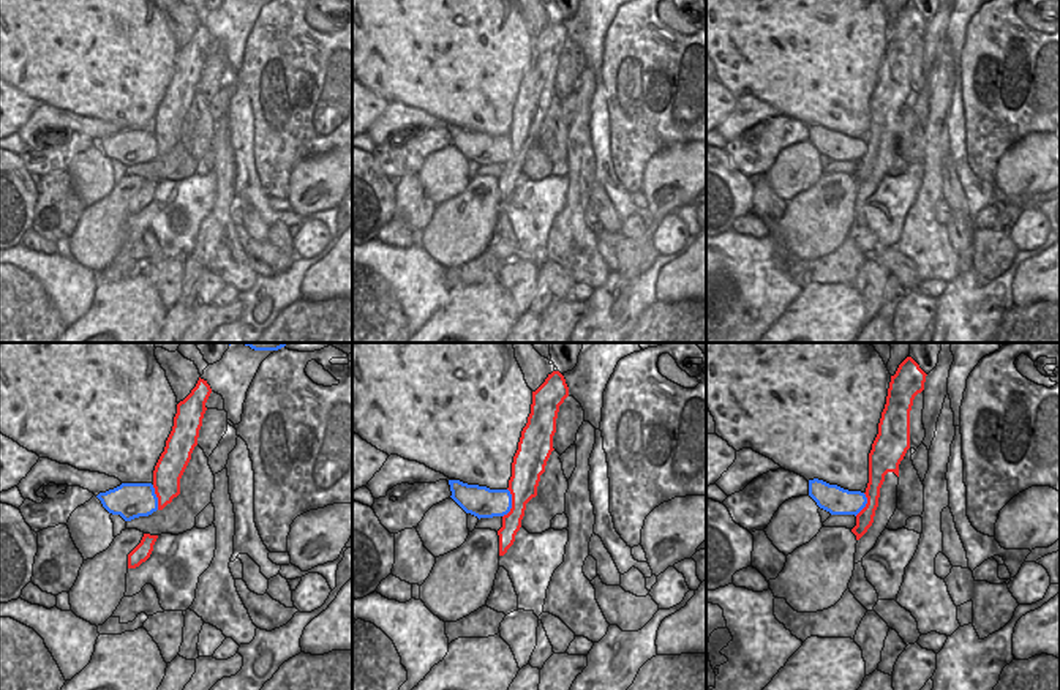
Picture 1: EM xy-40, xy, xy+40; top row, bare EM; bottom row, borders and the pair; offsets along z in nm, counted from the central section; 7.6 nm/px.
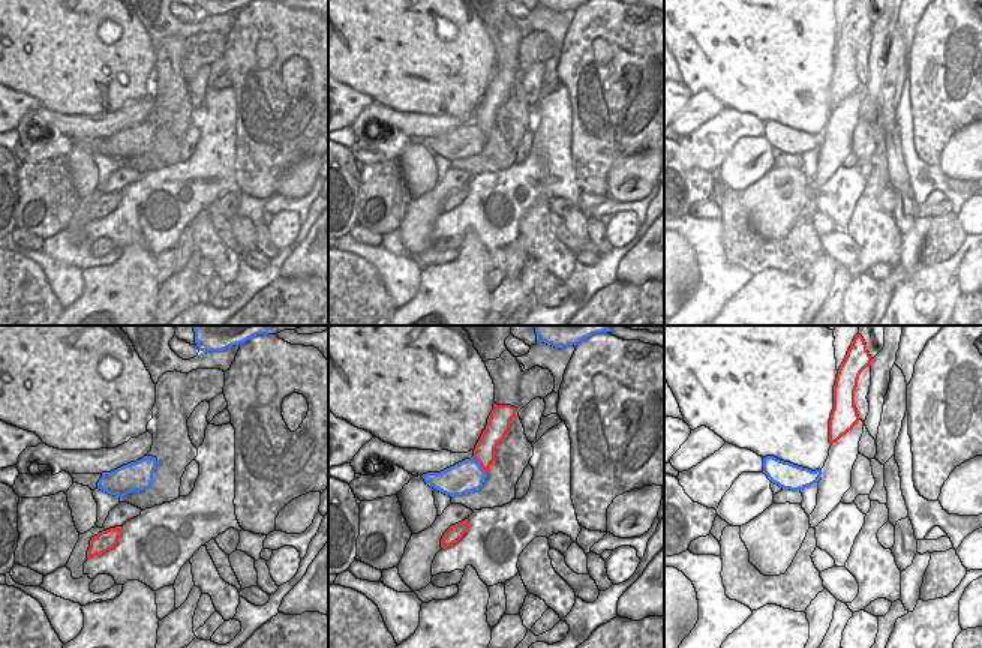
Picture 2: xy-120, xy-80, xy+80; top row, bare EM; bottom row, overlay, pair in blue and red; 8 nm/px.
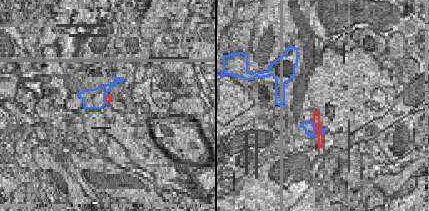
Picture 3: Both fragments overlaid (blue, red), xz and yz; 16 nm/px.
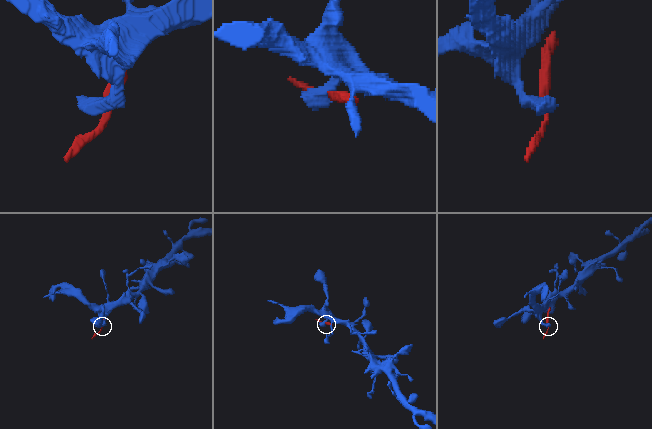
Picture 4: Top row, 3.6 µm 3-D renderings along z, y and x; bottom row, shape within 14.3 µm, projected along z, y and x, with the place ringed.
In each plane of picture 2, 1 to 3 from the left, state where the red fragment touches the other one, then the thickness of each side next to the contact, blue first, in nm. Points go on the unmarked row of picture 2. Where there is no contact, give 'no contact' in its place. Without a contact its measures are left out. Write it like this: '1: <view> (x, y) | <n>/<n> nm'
1: no contact
2: xy-80 (480, 129) | 260/170 nm
3: xy+80 (819, 141) | 200/20 nm

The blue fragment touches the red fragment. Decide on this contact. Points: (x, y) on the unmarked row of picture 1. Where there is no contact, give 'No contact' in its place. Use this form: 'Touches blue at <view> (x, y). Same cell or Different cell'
Touches blue at xy (511, 149). Different cell

